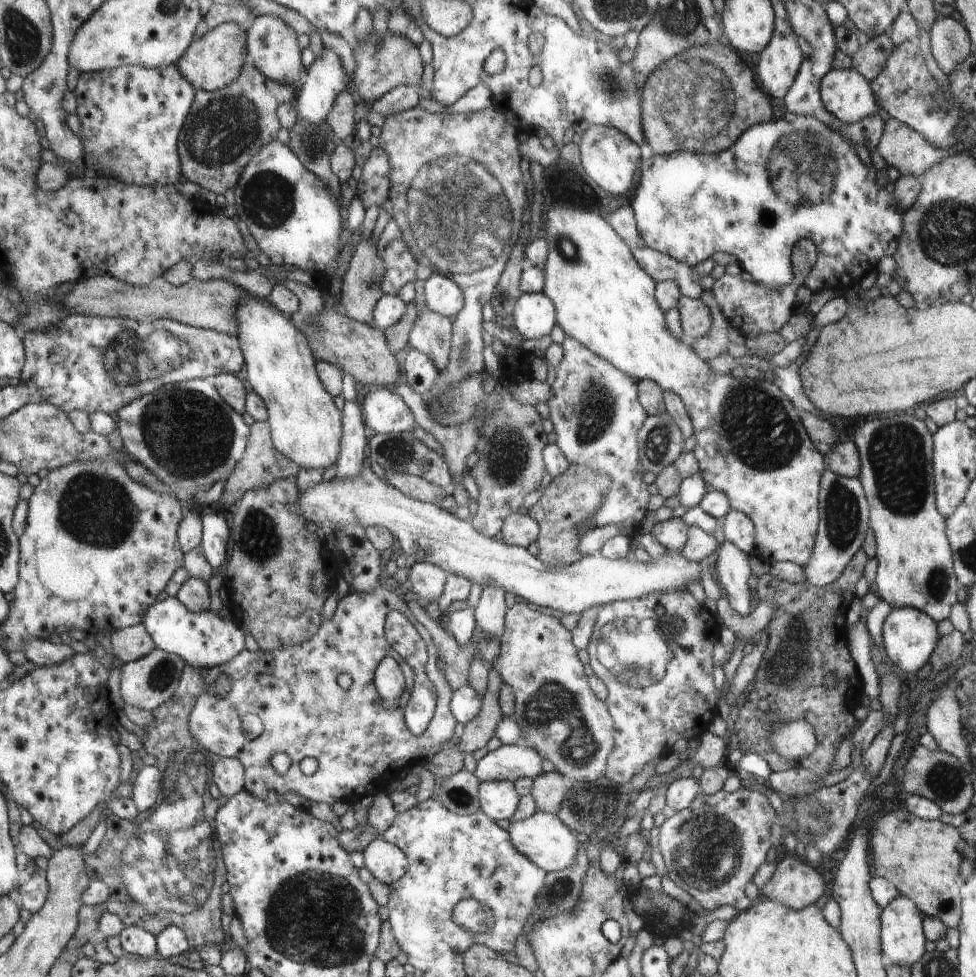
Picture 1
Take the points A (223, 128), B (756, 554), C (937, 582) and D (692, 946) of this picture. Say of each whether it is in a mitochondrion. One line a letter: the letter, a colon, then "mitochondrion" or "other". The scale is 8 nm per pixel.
A: mitochondrion
B: other
C: mitochondrion
D: other

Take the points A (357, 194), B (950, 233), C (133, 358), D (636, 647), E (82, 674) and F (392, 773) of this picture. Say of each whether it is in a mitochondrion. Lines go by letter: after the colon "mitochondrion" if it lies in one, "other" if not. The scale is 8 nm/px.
A: other
B: mitochondrion
C: mitochondrion
D: mitochondrion
E: other
F: other

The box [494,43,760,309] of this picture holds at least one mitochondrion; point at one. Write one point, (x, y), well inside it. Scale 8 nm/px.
(694, 101)

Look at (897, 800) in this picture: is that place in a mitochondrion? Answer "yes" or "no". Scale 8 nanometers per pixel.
no

